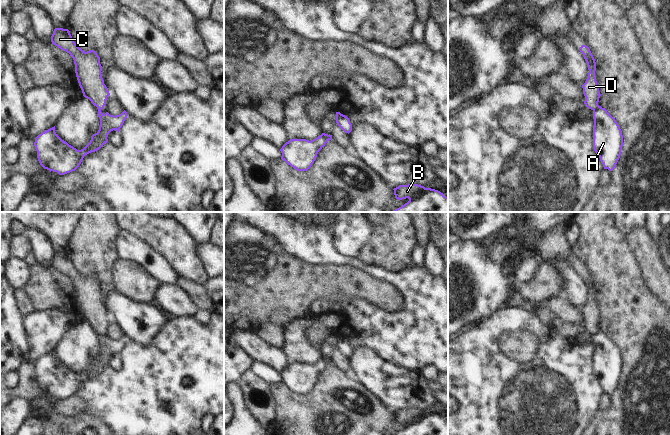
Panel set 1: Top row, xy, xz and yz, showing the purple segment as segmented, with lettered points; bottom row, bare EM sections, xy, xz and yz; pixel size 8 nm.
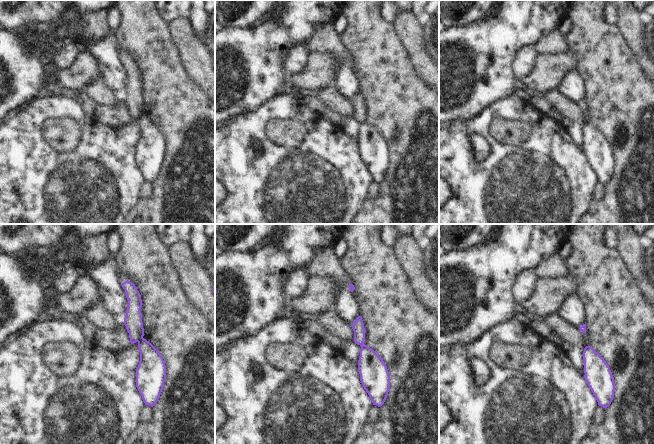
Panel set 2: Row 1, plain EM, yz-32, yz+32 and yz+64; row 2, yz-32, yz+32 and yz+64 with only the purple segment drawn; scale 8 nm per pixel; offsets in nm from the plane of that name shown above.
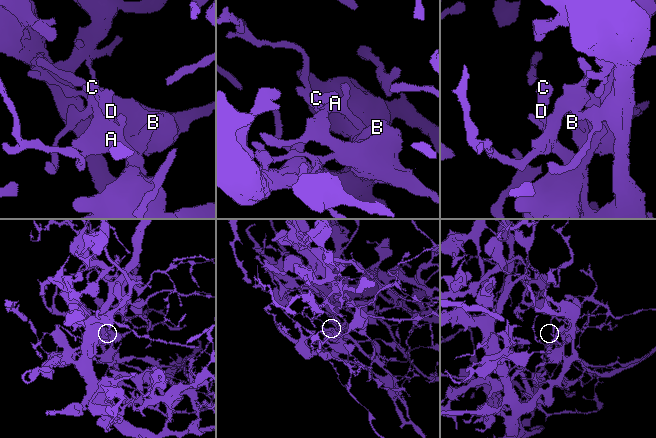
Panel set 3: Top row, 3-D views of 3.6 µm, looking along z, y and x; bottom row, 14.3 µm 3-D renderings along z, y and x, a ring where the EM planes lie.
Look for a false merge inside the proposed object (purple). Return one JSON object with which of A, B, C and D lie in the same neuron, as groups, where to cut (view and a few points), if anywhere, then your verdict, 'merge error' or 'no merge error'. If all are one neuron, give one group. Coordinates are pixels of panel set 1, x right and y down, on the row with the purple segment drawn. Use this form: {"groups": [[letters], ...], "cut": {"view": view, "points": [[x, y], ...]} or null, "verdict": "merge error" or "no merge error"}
{"groups": [["A", "B"], ["C", "D"]], "cut": {"view": "yz", "points": [[597, 103], [592, 109]]}, "verdict": "merge error"}

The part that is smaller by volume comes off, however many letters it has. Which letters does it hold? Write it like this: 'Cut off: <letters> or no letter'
Cut off: C, D

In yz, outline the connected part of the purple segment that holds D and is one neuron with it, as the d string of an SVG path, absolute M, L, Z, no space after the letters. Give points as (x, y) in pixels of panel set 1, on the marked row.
M582 45L579 50L583 54L589 70L587 79L582 85L583 94L585 96L584 104L587 108L593 110L601 96L595 76L596 62L588 46Z

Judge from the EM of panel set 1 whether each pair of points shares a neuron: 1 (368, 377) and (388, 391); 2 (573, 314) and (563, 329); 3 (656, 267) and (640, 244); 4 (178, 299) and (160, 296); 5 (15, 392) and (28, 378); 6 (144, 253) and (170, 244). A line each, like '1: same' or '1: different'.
1: same
2: different
3: same
4: same
5: same
6: different

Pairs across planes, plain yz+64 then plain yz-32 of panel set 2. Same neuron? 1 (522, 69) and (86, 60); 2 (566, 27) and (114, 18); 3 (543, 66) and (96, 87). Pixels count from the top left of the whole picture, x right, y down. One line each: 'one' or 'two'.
1: two
2: one
3: two

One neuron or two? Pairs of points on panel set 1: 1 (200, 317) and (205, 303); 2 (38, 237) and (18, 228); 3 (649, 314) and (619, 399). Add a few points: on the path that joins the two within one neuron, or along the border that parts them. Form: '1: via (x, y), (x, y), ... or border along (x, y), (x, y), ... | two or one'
1: border along (198, 307), (210, 311) | two
2: border along (25, 229), (22, 233) | two
3: via (645, 337), (641, 368), (632, 382) | one

